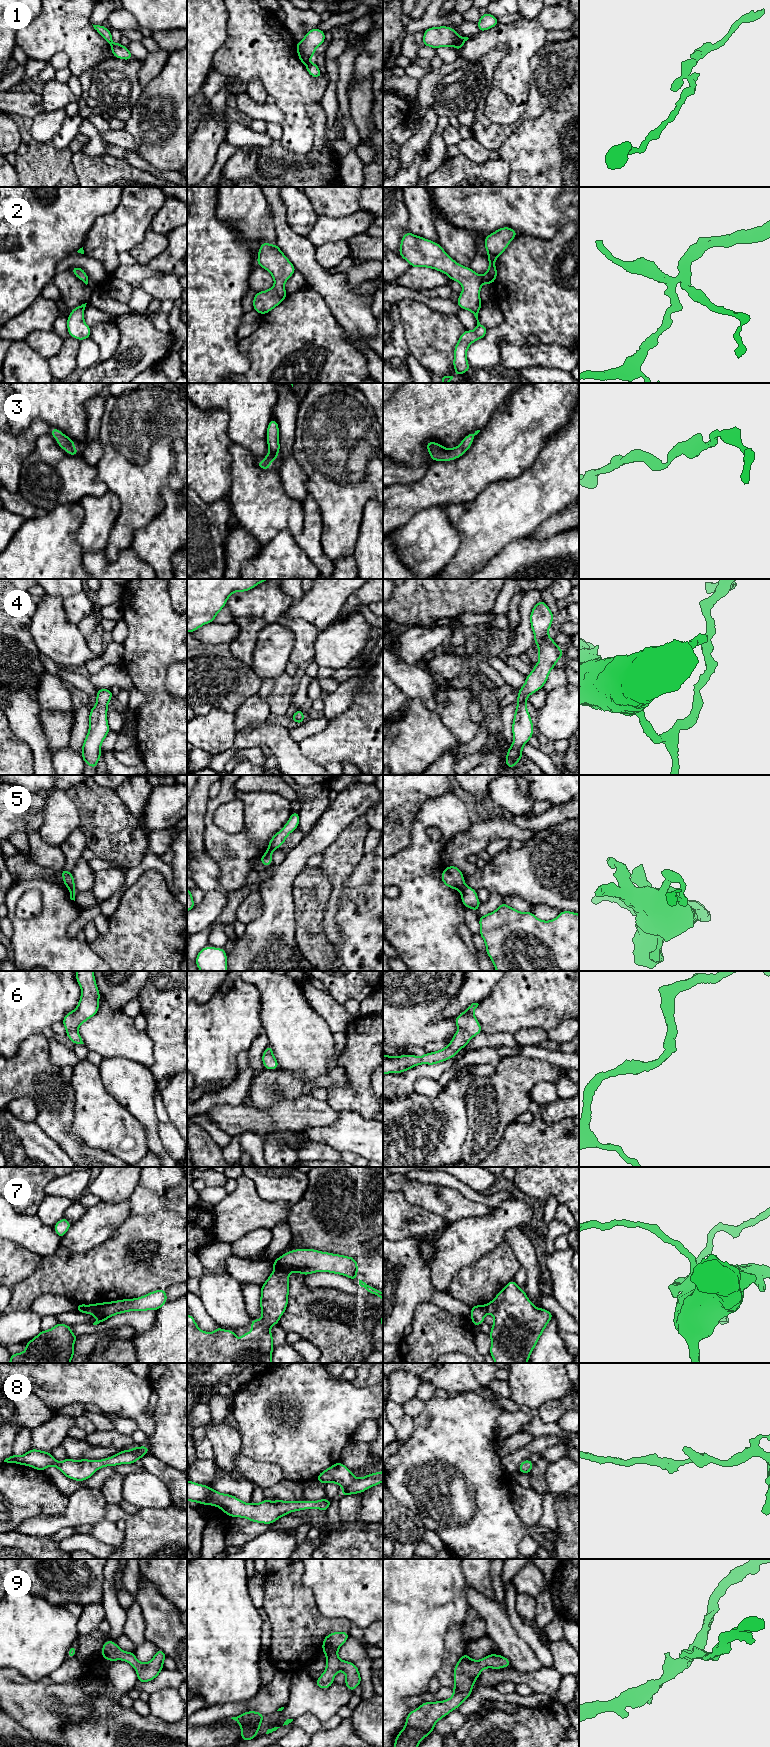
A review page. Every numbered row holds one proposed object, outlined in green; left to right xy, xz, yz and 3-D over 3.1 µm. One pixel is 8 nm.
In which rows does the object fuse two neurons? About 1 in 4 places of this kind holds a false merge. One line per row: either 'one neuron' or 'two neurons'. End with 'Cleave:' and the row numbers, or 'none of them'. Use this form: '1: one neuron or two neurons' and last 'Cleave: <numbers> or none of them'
1: two neurons
2: one neuron
3: one neuron
4: one neuron
5: two neurons
6: one neuron
7: two neurons
8: one neuron
9: one neuron
Cleave: 1, 5, 7

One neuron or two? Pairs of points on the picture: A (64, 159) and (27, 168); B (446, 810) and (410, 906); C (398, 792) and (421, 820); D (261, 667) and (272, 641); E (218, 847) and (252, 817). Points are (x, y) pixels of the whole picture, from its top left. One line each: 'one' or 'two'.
A: one
B: one
C: two
D: one
E: one

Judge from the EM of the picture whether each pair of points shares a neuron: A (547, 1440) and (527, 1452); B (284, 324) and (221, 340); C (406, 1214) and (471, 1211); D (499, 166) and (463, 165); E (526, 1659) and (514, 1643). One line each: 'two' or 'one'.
A: one
B: two
C: two
D: one
E: one

